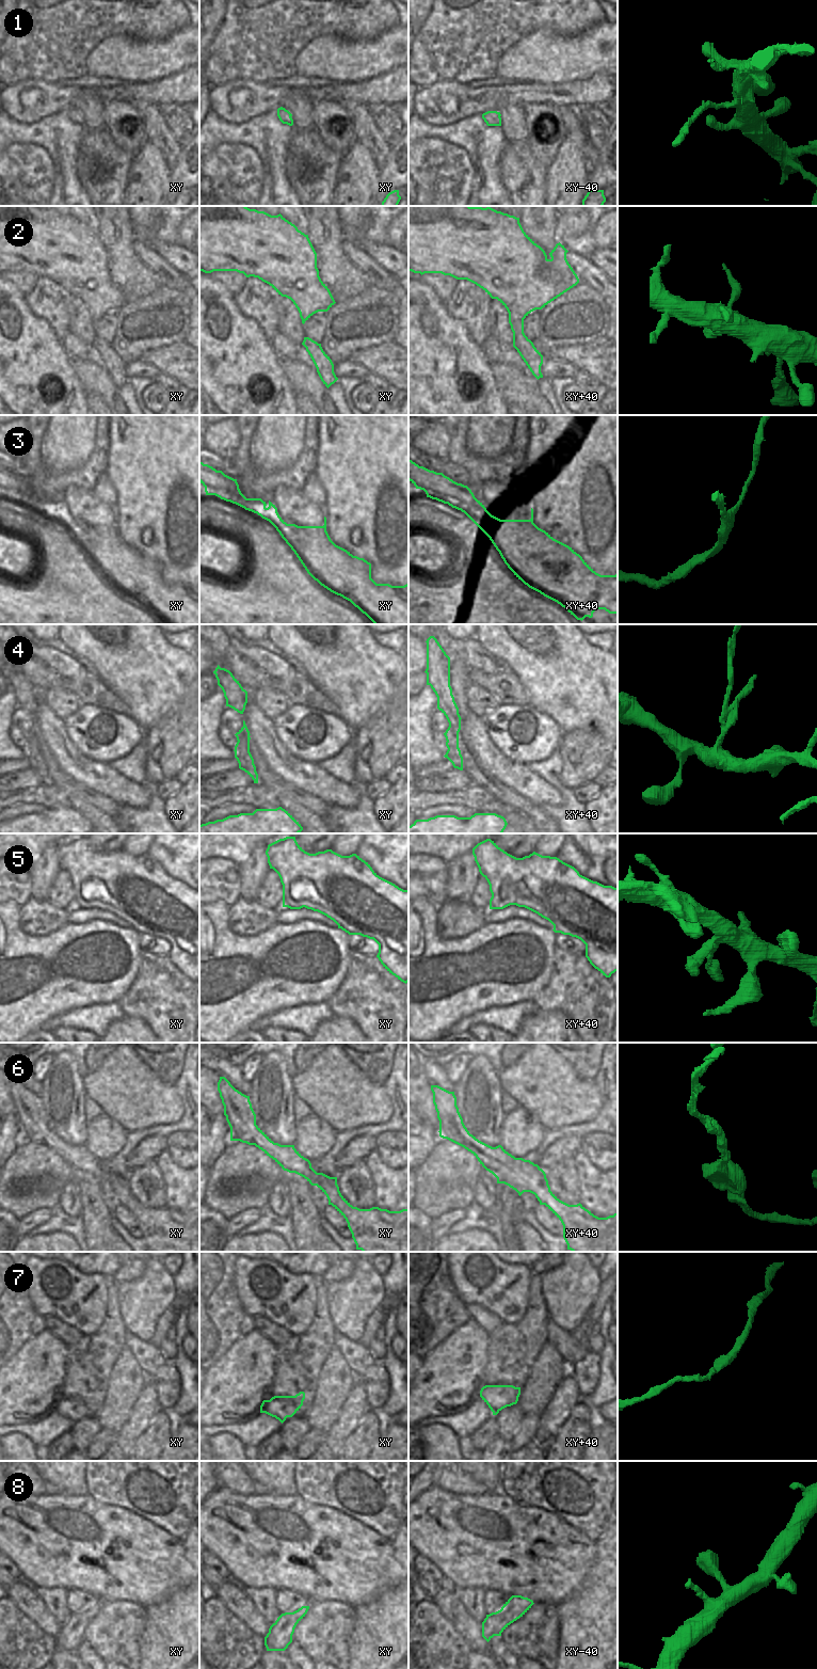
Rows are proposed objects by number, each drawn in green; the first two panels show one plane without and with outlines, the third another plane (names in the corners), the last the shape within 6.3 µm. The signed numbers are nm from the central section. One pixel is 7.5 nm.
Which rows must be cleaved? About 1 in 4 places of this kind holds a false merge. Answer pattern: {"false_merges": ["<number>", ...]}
{"false_merges": ["1", "2", "4"]}

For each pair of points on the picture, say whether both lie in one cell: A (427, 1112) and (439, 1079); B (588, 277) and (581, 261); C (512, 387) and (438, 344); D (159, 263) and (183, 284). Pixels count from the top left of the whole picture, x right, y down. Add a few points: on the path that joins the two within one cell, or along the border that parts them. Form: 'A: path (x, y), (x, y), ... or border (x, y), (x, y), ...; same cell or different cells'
A: border (422, 1071), (431, 1084); different cells
B: path (588, 273), (581, 266); same cell
C: border (484, 353), (495, 381), (495, 386), (503, 400); different cells
D: path (165, 269), (177, 280); same cell

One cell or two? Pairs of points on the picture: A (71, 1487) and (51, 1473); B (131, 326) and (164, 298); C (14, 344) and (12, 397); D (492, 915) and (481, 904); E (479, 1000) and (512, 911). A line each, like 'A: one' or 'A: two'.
A: one
B: one
C: one
D: two
E: two

